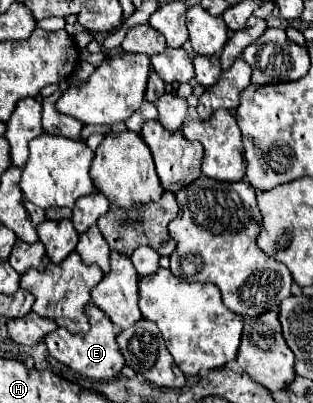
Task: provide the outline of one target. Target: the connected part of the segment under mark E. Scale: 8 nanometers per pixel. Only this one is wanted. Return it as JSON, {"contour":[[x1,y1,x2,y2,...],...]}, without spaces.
{"contour":[[92,303,86,305,86,315,90,319,90,331,88,333,72,335,60,327,60,329,48,333,44,337,44,343,50,351,50,355,54,359,58,359,60,363,68,365,72,371,78,371,78,373,88,375,90,379,98,379,98,381,114,379,120,373,120,369,124,367,124,359,122,359,122,355,118,351,118,343,116,343,116,329,114,329,112,321,108,319,108,315,102,313,102,309,98,309]]}

